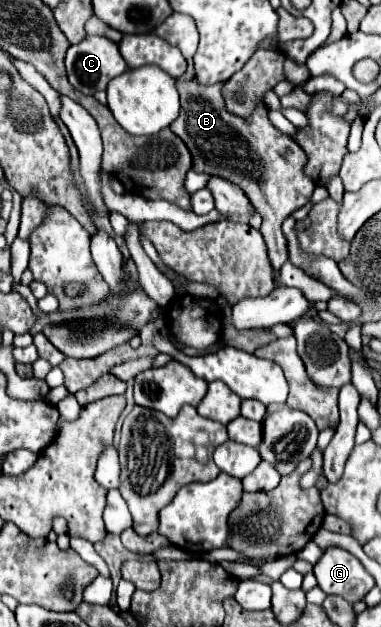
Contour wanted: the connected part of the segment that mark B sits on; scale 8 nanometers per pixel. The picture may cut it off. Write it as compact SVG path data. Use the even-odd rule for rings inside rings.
M196 80L176 82L180 94L180 114L172 122L170 130L178 134L192 152L196 172L216 174L236 182L250 198L252 206L264 220L260 234L268 246L274 274L278 274L280 266L288 260L286 238L280 226L296 208L302 208L314 192L314 182L302 172L306 164L304 150L290 136L270 124L264 104L258 104L248 118L240 118L226 110L224 96L220 92L224 86L222 82L216 86L204 86Z

